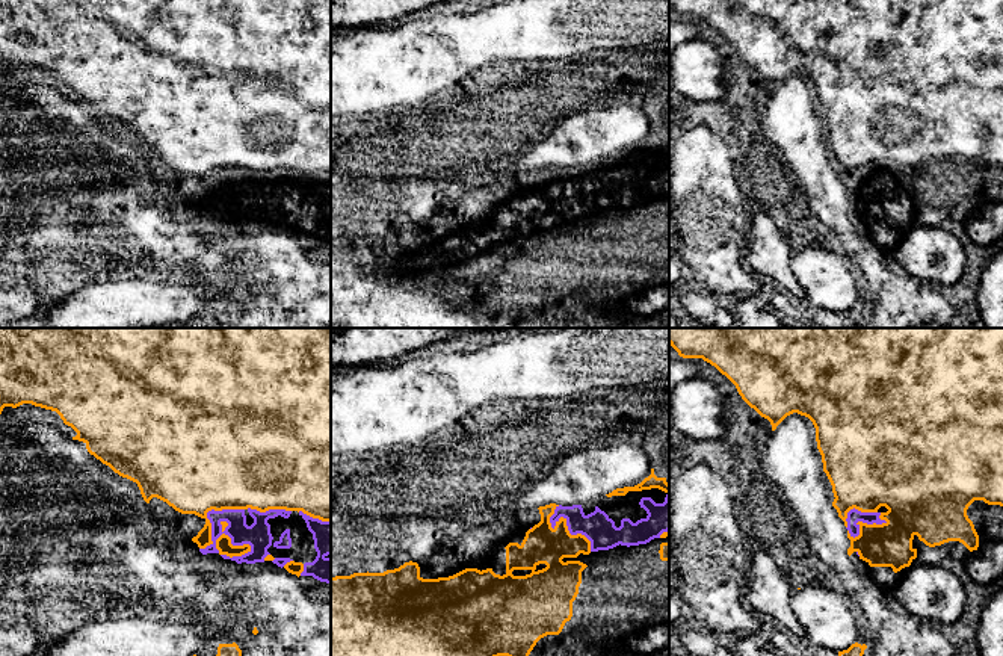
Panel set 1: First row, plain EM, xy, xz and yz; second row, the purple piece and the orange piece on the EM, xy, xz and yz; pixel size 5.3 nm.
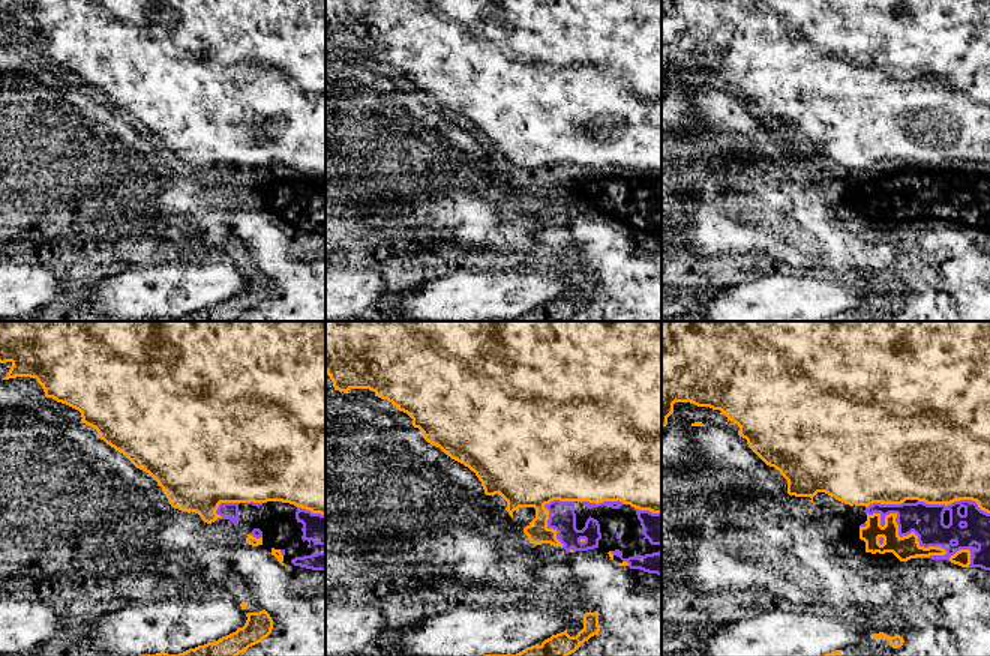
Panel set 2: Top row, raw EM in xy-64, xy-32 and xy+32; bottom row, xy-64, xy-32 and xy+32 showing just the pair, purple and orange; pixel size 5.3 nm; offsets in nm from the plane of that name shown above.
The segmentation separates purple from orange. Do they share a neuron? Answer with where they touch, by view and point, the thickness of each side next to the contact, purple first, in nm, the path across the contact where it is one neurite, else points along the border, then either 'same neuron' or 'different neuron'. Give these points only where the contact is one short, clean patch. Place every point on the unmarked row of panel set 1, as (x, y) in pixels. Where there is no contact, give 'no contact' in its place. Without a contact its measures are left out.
xy (207, 177) | 120/80 nm | different neuron

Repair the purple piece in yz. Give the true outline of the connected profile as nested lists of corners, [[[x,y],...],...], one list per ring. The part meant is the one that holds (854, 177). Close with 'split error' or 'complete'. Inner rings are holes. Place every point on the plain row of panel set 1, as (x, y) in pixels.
[[[853,169],[847,174],[847,180],[846,180],[847,189],[846,190],[849,192],[850,198],[855,200],[859,196],[859,186],[858,186],[859,183],[867,184],[867,186],[887,184],[885,181],[881,181],[879,177],[881,177],[881,174],[861,174]]]; complete

